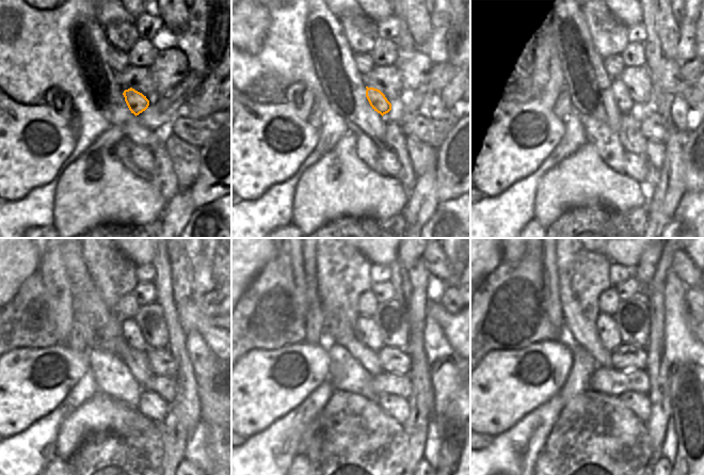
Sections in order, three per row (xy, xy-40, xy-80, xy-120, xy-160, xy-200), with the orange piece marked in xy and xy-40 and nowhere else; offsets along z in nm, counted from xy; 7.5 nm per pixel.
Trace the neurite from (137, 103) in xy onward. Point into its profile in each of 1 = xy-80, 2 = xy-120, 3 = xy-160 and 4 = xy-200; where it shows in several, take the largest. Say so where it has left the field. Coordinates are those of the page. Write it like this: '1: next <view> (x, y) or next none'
1: next xy-80 (620, 99)
2: next xy-120 (131, 332)
3: next xy-160 (370, 335)
4: next xy-200 (606, 327)

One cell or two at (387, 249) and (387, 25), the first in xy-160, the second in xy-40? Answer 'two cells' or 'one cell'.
two cells

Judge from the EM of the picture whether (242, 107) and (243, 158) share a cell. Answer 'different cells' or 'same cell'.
same cell

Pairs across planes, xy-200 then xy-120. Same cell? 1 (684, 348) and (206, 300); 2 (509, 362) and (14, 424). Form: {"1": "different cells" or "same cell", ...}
{"1": "different cells", "2": "same cell"}

